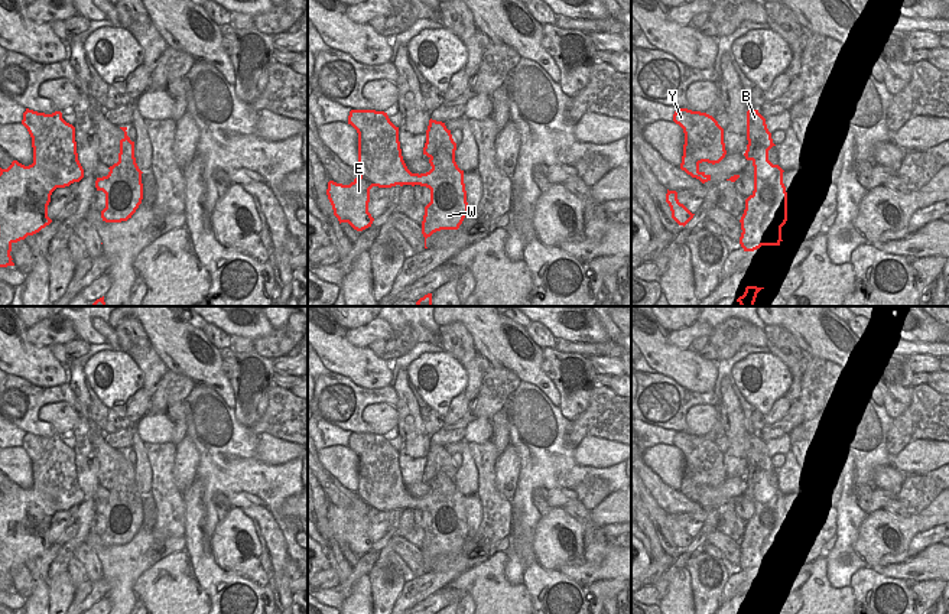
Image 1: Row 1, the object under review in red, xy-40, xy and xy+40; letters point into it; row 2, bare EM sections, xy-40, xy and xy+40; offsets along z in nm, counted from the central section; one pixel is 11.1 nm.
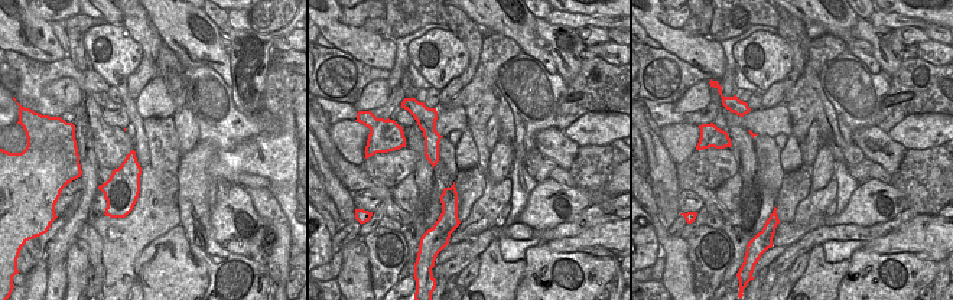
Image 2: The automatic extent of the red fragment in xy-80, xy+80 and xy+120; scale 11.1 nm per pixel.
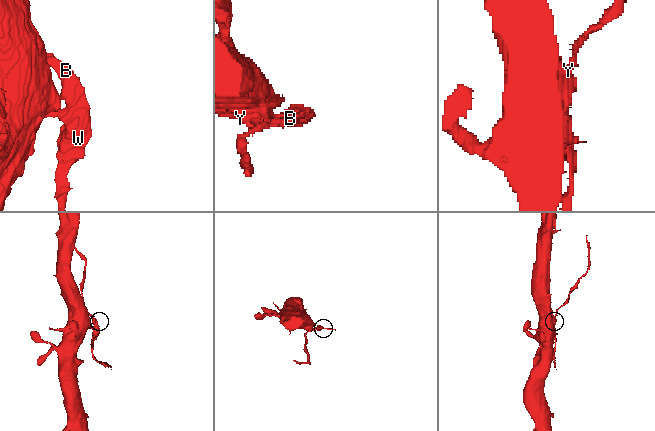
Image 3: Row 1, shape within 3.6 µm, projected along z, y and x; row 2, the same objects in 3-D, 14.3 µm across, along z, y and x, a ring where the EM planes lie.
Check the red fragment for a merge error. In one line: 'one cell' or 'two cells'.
two cells

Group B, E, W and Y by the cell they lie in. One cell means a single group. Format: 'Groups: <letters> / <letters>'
Groups: B W / E Y.

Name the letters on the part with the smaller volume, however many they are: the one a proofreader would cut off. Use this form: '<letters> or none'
B, W.

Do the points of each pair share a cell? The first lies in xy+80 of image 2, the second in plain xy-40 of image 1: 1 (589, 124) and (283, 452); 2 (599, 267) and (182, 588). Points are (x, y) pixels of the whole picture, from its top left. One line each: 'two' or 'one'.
1: one
2: two

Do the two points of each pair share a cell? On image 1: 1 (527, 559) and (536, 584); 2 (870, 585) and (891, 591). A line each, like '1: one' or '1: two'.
1: one
2: one

